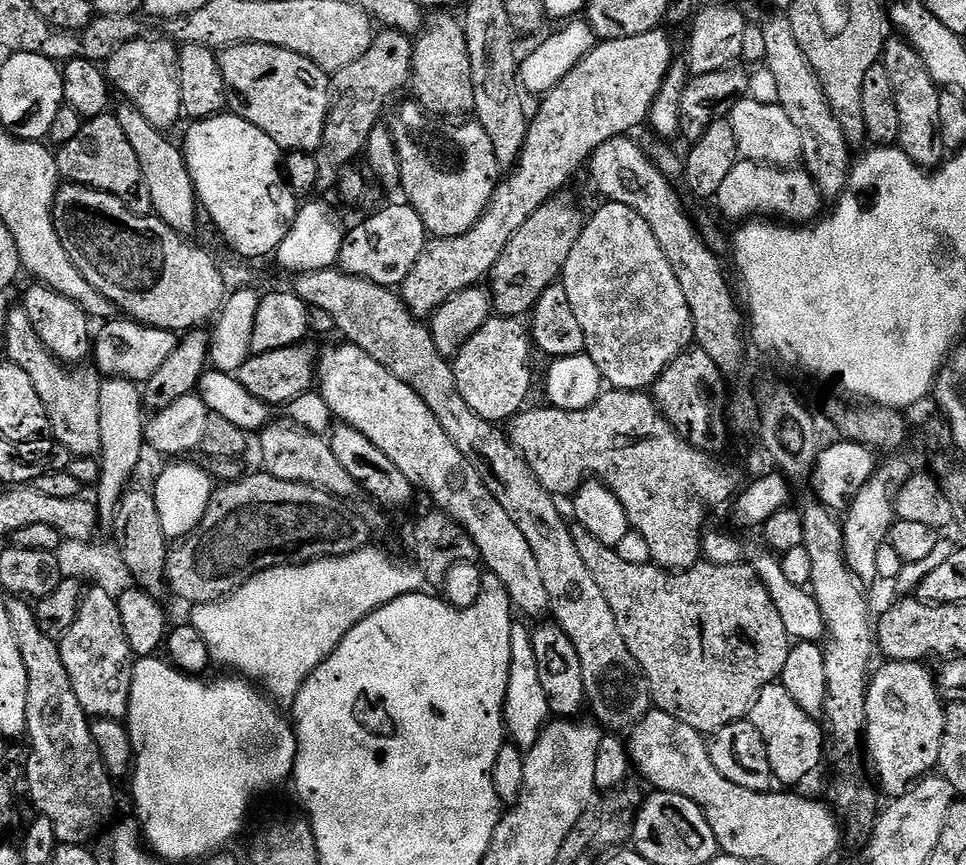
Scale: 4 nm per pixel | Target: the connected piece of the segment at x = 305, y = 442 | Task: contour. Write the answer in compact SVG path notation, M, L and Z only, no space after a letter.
M269 423L267 427L258 432L260 437L260 460L263 471L268 472L274 478L282 478L286 482L302 482L315 488L321 488L341 498L352 498L358 492L358 485L350 474L338 462L334 450L328 445L323 435L316 435L304 431L301 427L291 423Z

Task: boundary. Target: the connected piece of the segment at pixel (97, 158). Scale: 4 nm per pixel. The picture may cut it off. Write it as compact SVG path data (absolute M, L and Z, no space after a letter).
M115 114L85 120L82 130L70 142L55 149L56 161L61 177L70 184L85 184L106 194L114 194L130 211L139 216L153 215L150 189L146 187L146 174L142 174L142 162L126 138L126 130L118 126Z

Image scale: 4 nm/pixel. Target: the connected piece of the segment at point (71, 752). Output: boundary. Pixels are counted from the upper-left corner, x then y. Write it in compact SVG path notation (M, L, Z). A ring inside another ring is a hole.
M9 599L6 614L10 614L14 642L18 642L28 679L26 744L30 751L26 792L28 790L28 796L37 808L35 811L50 818L61 845L91 845L113 819L112 811L116 808L114 777L108 773L98 754L90 717L82 710L78 694L74 694L59 643L42 632L35 607L27 599Z

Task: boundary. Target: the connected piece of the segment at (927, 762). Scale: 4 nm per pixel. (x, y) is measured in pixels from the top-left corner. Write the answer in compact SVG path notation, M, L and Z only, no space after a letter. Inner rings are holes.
M888 662L883 666L877 672L875 669L868 686L862 740L876 771L879 791L889 792L889 797L895 798L939 765L945 705L937 677L933 673L931 676L923 663Z

